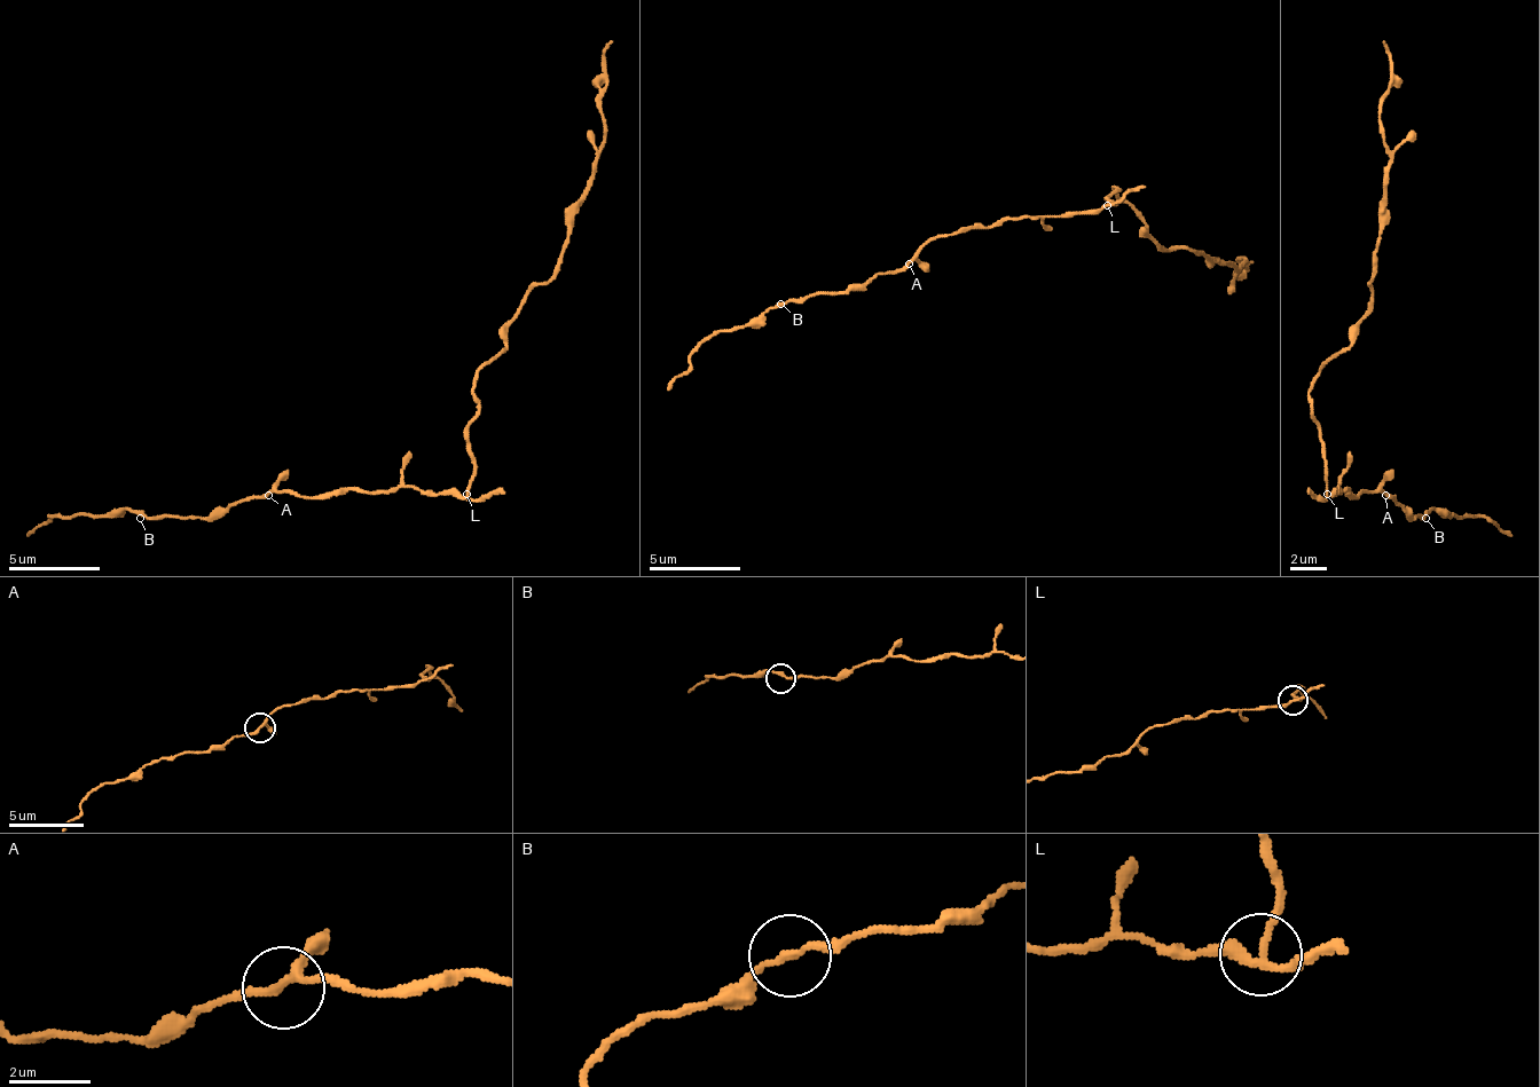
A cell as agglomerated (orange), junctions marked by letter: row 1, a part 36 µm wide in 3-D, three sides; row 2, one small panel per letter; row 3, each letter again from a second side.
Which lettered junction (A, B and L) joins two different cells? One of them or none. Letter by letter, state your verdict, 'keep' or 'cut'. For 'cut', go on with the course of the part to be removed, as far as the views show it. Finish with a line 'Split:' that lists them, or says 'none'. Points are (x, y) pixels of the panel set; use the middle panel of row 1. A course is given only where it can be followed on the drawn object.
A: keep
B: keep
L: cut; course (1106, 204), (1115, 204), (1115, 190), (1161, 245), (1234, 268), (1243, 259), (1248, 268), (1252, 264)
Split: L

